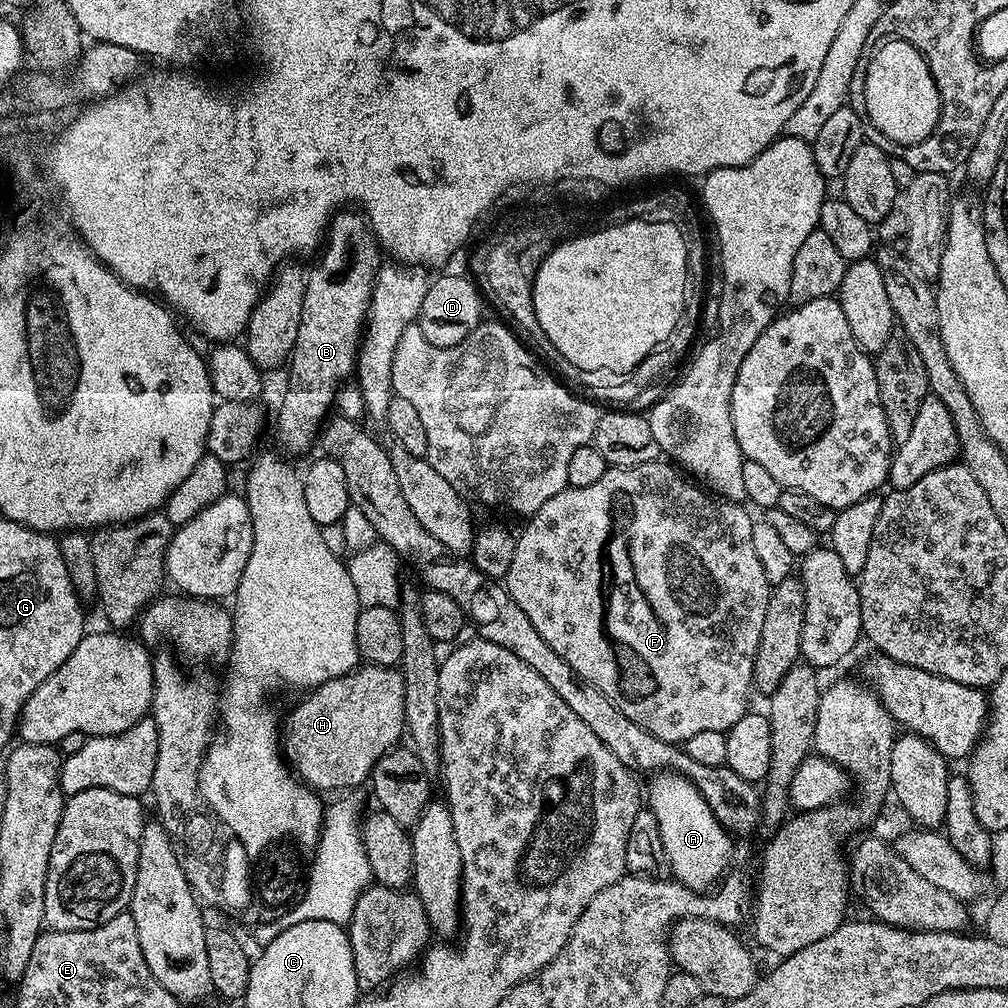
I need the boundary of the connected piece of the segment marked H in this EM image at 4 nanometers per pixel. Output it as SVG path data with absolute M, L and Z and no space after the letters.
M365 663L344 676L315 685L308 694L282 720L282 751L287 763L317 793L335 788L356 790L371 777L376 761L397 747L405 735L404 677L395 667Z

